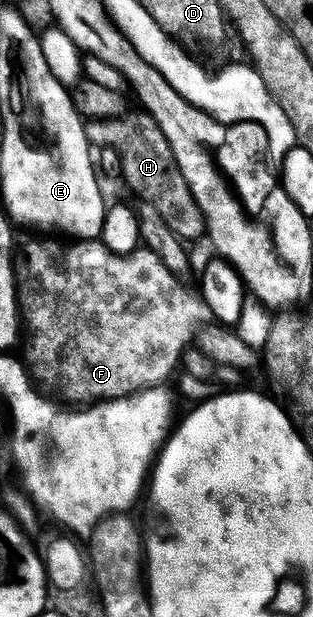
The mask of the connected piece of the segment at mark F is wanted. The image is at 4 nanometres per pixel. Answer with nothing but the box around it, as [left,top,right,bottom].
[18,239,213,407]

